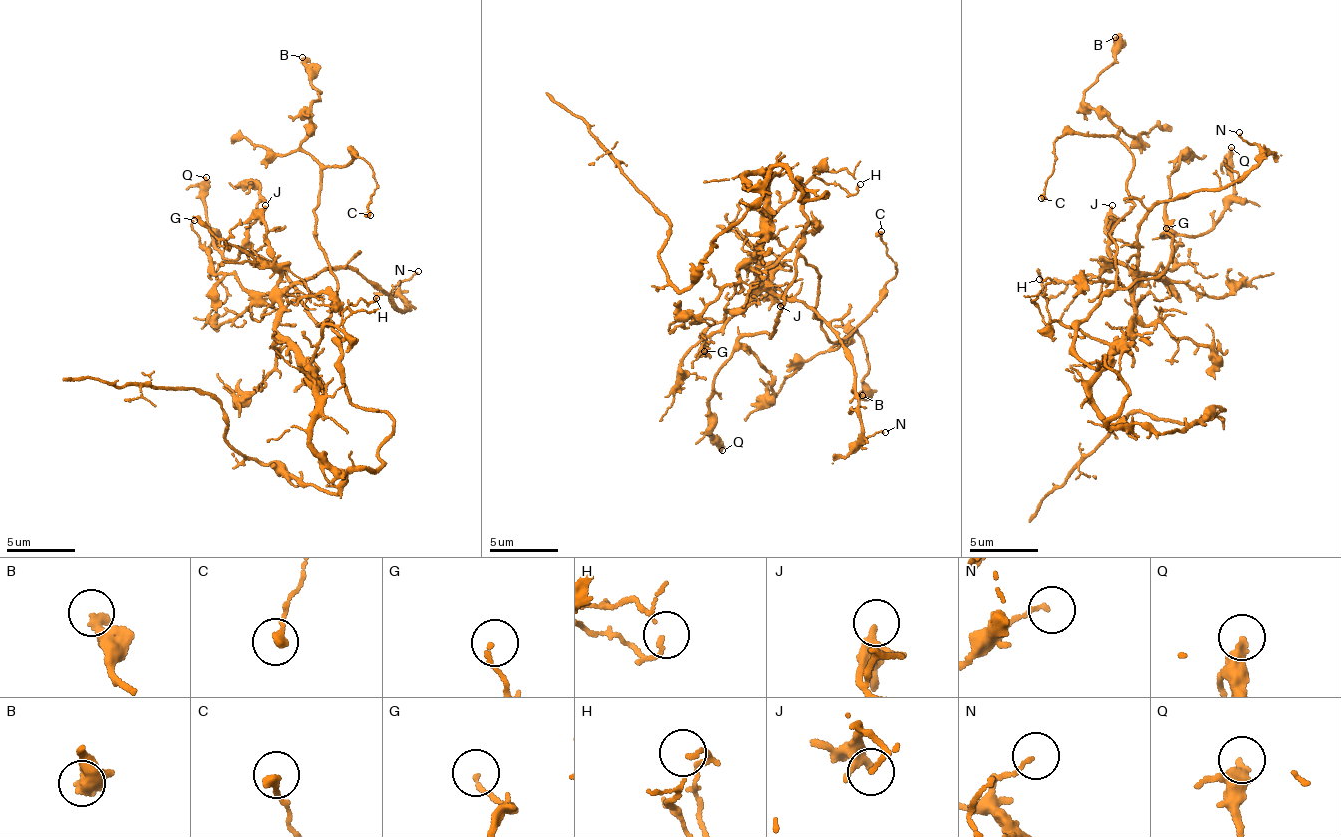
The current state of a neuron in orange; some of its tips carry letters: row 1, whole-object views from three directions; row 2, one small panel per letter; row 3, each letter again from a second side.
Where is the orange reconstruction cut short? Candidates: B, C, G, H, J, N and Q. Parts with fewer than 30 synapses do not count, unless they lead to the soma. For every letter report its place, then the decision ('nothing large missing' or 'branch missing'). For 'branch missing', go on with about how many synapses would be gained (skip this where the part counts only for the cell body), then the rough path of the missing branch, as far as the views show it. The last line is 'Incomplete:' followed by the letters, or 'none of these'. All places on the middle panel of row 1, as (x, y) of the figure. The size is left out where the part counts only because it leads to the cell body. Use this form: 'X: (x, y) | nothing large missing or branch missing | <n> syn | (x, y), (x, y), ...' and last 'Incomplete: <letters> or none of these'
B: (862, 395) | nothing large missing
C: (881, 231) | nothing large missing
G: (704, 351) | nothing large missing
H: (860, 184) | nothing large missing
J: (780, 306) | nothing large missing
N: (885, 432) | nothing large missing
Q: (722, 450) | nothing large missing
Incomplete: none of these

